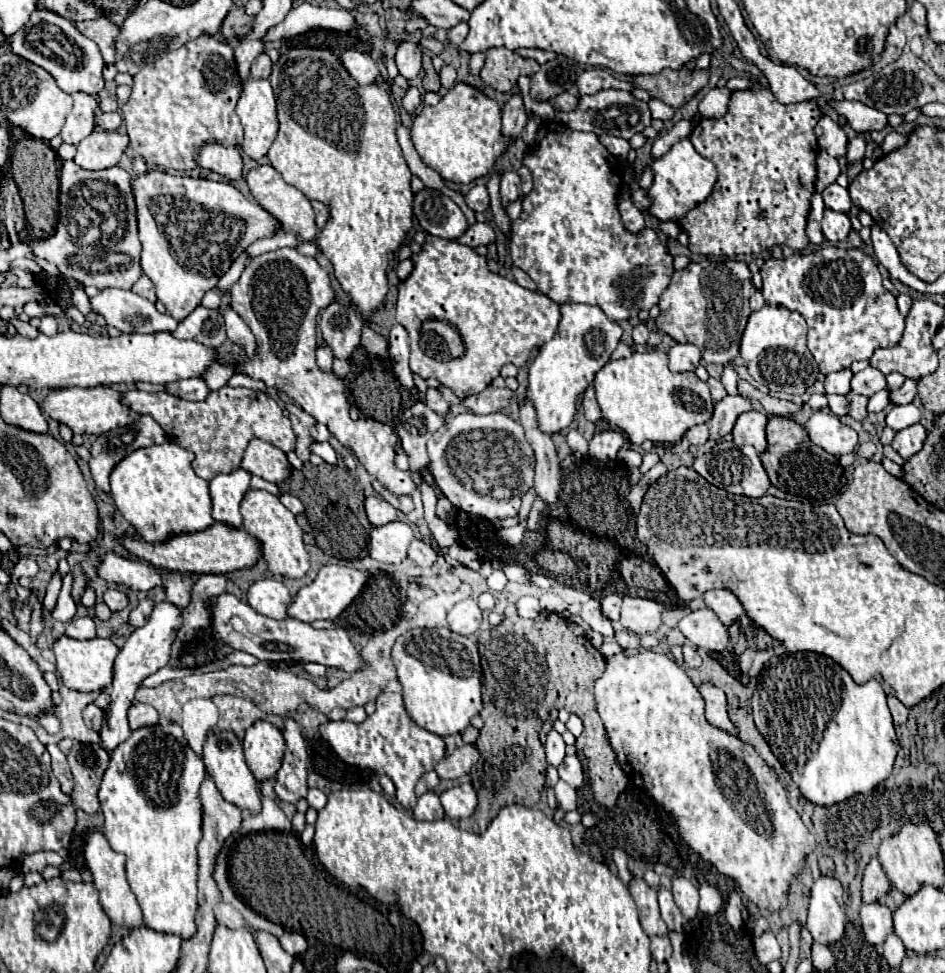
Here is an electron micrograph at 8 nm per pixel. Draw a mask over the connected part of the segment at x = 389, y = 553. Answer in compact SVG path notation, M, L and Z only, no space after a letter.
M391 522L371 530L369 556L385 564L399 564L407 556L407 548L413 540L413 530L405 522Z

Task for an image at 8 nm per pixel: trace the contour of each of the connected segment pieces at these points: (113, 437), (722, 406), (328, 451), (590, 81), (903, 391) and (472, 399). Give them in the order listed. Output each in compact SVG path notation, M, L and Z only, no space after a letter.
M141 414L133 424L109 434L101 434L93 448L91 448L91 474L99 490L109 492L109 474L115 468L119 460L123 460L129 452L143 448L143 446L153 446L153 444L163 444L165 442L165 432L163 428L147 414Z
M725 396L721 402L717 402L713 416L707 422L711 430L711 440L719 440L725 434L729 434L733 430L737 416L747 410L751 410L751 404L743 396Z
M311 442L309 450L311 450L313 454L317 454L317 456L321 456L327 464L337 466L337 454L335 454L335 450L331 448L329 442Z
M589 68L585 70L579 78L577 78L577 86L579 86L579 94L595 94L599 90L605 88L615 88L615 90L633 90L633 86L629 82L617 80L613 78L607 70L603 68Z
M907 379L901 388L890 393L890 401L898 405L907 405L912 402L916 395L917 384L912 379Z
M487 386L483 392L463 398L463 406L467 406L475 414L493 414L501 412L511 404L513 392L509 388L493 388Z

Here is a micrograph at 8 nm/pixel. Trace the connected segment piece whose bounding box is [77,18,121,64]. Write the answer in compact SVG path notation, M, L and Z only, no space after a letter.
M99 18L89 22L77 22L77 30L99 46L107 64L115 62L115 36L119 36L121 28L115 28L115 24L111 24L111 20L107 18Z

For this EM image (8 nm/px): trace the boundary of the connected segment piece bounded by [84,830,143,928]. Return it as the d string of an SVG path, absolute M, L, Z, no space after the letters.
M96 830L91 831L86 842L84 856L87 867L93 874L93 884L99 890L99 902L105 908L105 912L109 914L111 922L125 926L125 928L137 928L143 924L143 916L141 916L141 908L127 884L125 878L125 856L115 852L109 844L107 838Z

